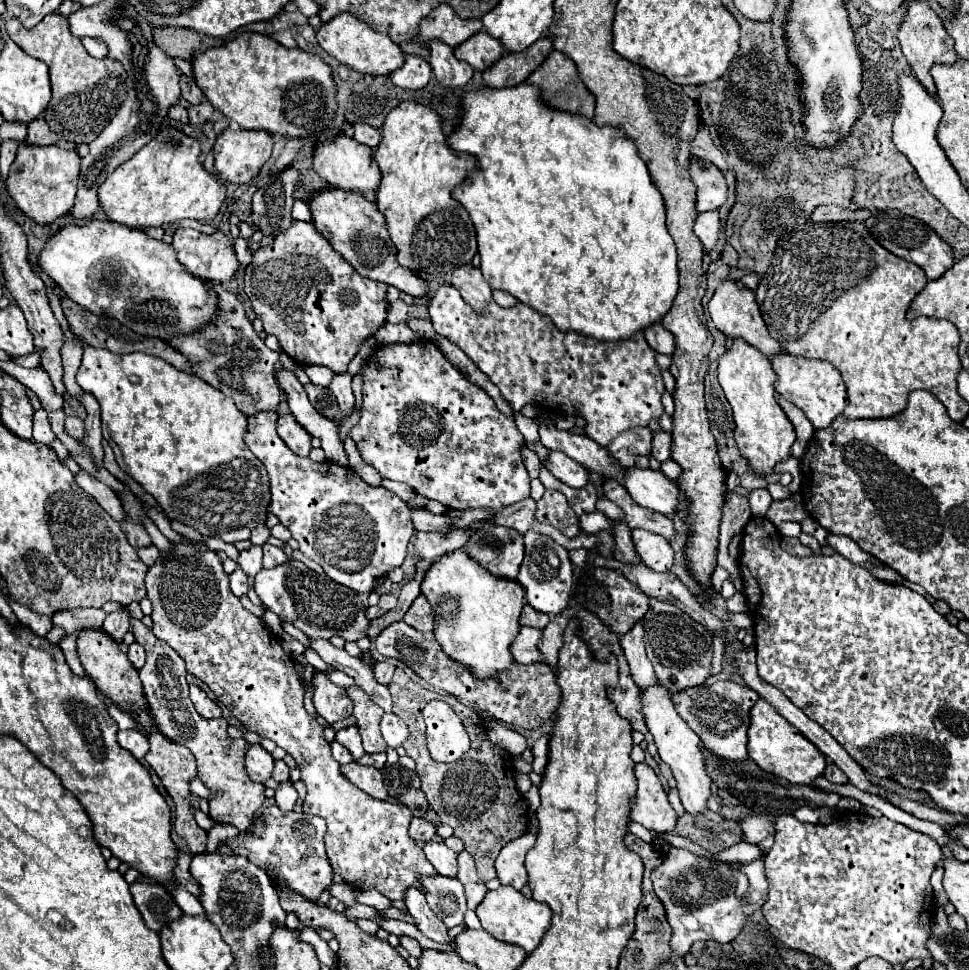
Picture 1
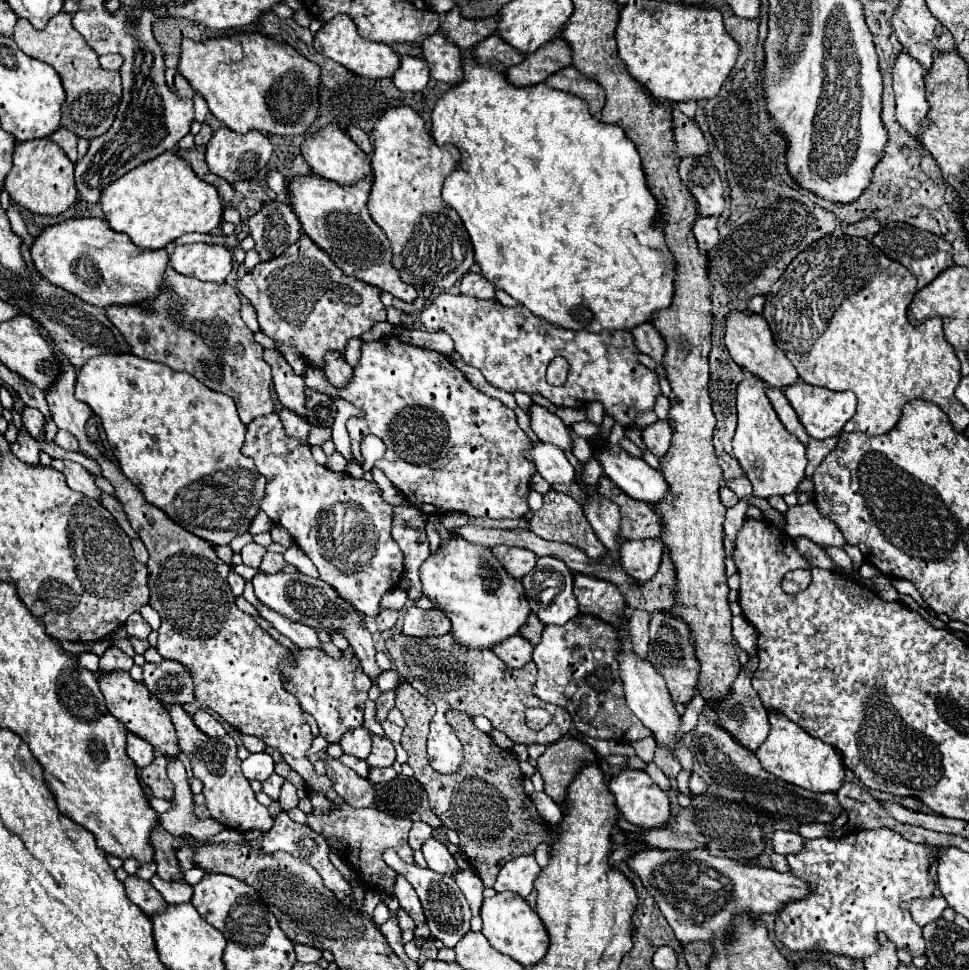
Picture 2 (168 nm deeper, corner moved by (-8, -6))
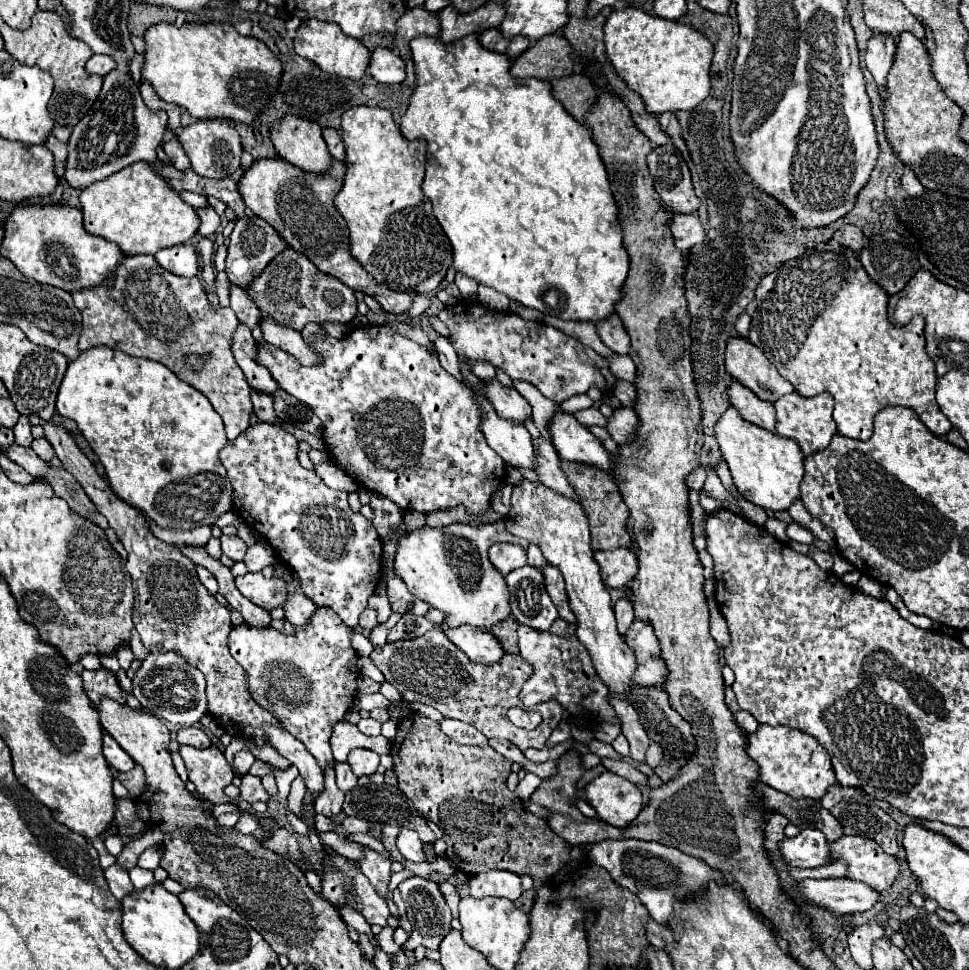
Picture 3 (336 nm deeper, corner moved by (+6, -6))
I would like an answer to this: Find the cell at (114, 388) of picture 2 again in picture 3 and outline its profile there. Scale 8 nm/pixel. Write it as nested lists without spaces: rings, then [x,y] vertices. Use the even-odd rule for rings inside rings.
[[[105,346],[89,348],[77,360],[69,362],[57,394],[57,414],[77,422],[81,434],[105,466],[115,494],[129,506],[145,512],[159,526],[185,530],[203,524],[211,526],[217,516],[233,508],[231,484],[217,456],[227,444],[223,420],[199,390],[179,380],[163,364]]]

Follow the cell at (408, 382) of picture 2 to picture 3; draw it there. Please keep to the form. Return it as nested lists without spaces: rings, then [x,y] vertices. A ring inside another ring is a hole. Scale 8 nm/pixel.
[[[369,324],[351,330],[343,338],[315,336],[309,348],[321,356],[315,366],[301,366],[297,358],[267,342],[255,342],[255,360],[271,372],[279,388],[305,402],[317,414],[323,424],[325,448],[335,464],[339,462],[361,486],[389,498],[401,510],[429,514],[463,504],[469,514],[481,514],[491,508],[489,498],[505,478],[505,462],[501,462],[479,430],[481,410],[471,390],[441,368],[433,342],[421,346],[391,326]]]

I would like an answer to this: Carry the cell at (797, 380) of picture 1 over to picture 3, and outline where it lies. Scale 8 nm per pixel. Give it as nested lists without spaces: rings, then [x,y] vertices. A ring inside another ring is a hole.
[[[797,392],[785,394],[783,398],[779,398],[775,402],[775,420],[777,420],[775,430],[779,436],[797,440],[797,444],[801,446],[801,452],[805,456],[809,456],[813,452],[825,450],[829,446],[831,438],[837,434],[837,426],[833,422],[831,412],[833,412],[833,398],[825,392],[819,396],[813,396],[813,398],[799,396]]]

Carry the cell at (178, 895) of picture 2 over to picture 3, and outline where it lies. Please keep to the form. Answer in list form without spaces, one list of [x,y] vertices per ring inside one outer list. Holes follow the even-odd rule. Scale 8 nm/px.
[[[135,866],[135,868],[129,870],[129,878],[131,878],[131,882],[133,882],[133,888],[137,888],[137,890],[143,890],[143,888],[155,884],[153,872],[143,870],[143,868],[139,868],[139,866]]]

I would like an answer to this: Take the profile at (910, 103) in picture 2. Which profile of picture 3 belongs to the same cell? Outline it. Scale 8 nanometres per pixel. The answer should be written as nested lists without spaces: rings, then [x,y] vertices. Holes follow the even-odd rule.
[[[873,34],[867,42],[867,52],[865,52],[865,66],[873,74],[875,82],[885,86],[885,76],[889,72],[889,66],[893,64],[895,56],[895,38],[889,38],[889,34]]]

